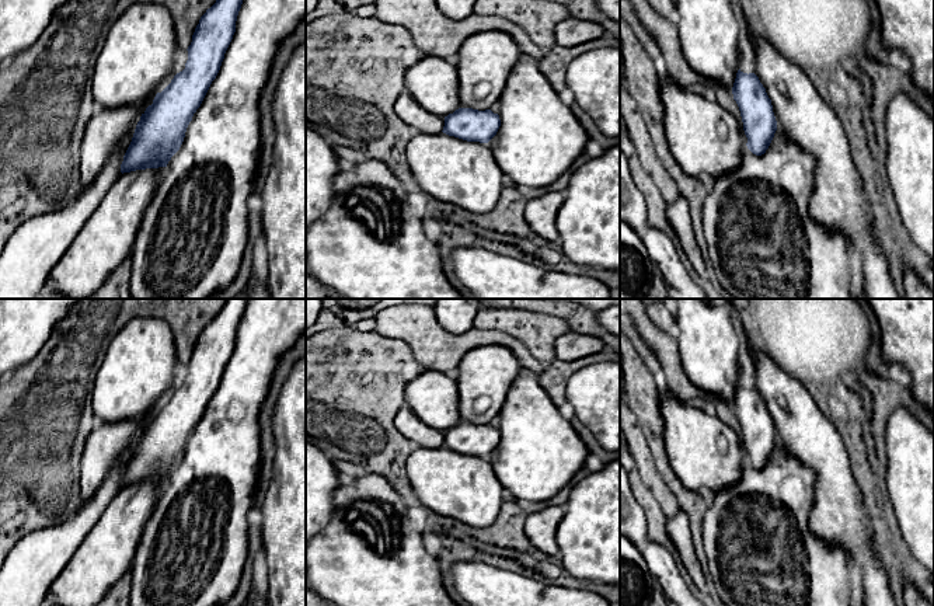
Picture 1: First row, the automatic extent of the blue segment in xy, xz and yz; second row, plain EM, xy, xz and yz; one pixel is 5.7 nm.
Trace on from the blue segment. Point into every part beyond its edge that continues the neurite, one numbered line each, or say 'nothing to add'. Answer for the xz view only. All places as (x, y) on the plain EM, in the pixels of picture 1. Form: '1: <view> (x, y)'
nothing to add

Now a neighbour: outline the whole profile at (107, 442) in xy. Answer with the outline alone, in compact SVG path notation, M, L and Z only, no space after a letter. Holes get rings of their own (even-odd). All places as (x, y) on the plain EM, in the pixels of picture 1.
M126 419L116 424L97 422L84 443L80 462L81 504L90 501L111 474L114 463L135 438L136 422Z

